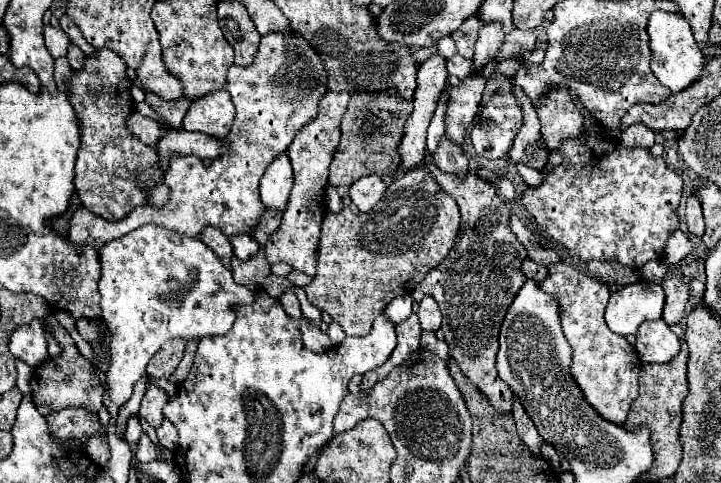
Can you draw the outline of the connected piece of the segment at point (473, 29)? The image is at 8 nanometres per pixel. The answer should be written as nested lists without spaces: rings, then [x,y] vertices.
[[[471,17],[471,19],[465,19],[463,21],[463,27],[459,31],[451,33],[451,39],[457,45],[457,53],[463,55],[465,59],[471,59],[473,57],[473,45],[477,41],[479,27],[481,27],[479,19],[477,17]]]

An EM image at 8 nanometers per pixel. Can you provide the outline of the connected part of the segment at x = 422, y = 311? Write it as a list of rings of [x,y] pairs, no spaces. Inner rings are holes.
[[[425,295],[423,301],[419,303],[417,315],[419,315],[419,321],[421,321],[421,329],[425,329],[425,331],[437,331],[441,327],[439,305],[429,295]]]

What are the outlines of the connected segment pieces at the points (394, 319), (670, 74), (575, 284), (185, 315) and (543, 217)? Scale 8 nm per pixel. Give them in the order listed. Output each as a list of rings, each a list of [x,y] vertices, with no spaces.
[[[403,295],[403,297],[395,297],[387,309],[385,309],[385,315],[389,319],[389,323],[393,325],[399,325],[401,321],[405,321],[409,315],[411,315],[411,305],[413,305],[413,299],[411,295]]]
[[[653,11],[649,15],[647,35],[649,35],[649,47],[651,47],[651,71],[673,93],[681,91],[683,87],[689,87],[701,75],[705,67],[705,57],[699,51],[695,37],[691,35],[691,27],[683,19],[683,15],[669,13],[669,11]]]
[[[549,265],[547,279],[537,283],[559,305],[559,319],[563,335],[571,345],[571,377],[583,391],[583,397],[591,407],[609,423],[623,425],[631,403],[637,399],[637,375],[641,367],[639,353],[627,343],[623,335],[615,335],[603,319],[603,311],[609,301],[607,285],[583,275],[571,265]]]
[[[143,225],[125,237],[105,243],[101,253],[101,311],[103,321],[109,329],[109,355],[111,365],[107,369],[105,395],[117,405],[125,405],[133,395],[133,385],[145,375],[147,363],[159,351],[165,341],[183,339],[185,343],[199,341],[207,335],[223,335],[233,327],[235,309],[241,305],[251,305],[257,299],[257,293],[233,283],[233,275],[227,267],[219,263],[219,257],[199,239],[191,239],[169,231],[161,225]]]
[[[585,113],[585,125],[579,137],[567,139],[559,151],[545,147],[543,137],[525,147],[525,153],[533,157],[537,151],[549,151],[563,155],[563,163],[551,171],[543,171],[543,183],[539,187],[525,185],[521,201],[525,209],[535,217],[537,225],[545,229],[557,243],[567,247],[581,261],[617,261],[623,267],[639,271],[647,261],[657,261],[665,253],[667,239],[679,229],[679,199],[683,195],[683,179],[675,169],[667,165],[663,157],[653,157],[649,149],[643,147],[623,147],[617,139],[605,135],[605,129],[597,123],[591,113]]]

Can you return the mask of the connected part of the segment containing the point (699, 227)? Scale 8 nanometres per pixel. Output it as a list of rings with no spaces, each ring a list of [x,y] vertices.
[[[691,195],[687,199],[685,223],[687,223],[687,231],[691,235],[703,235],[705,223],[701,203],[699,203],[697,195]]]

